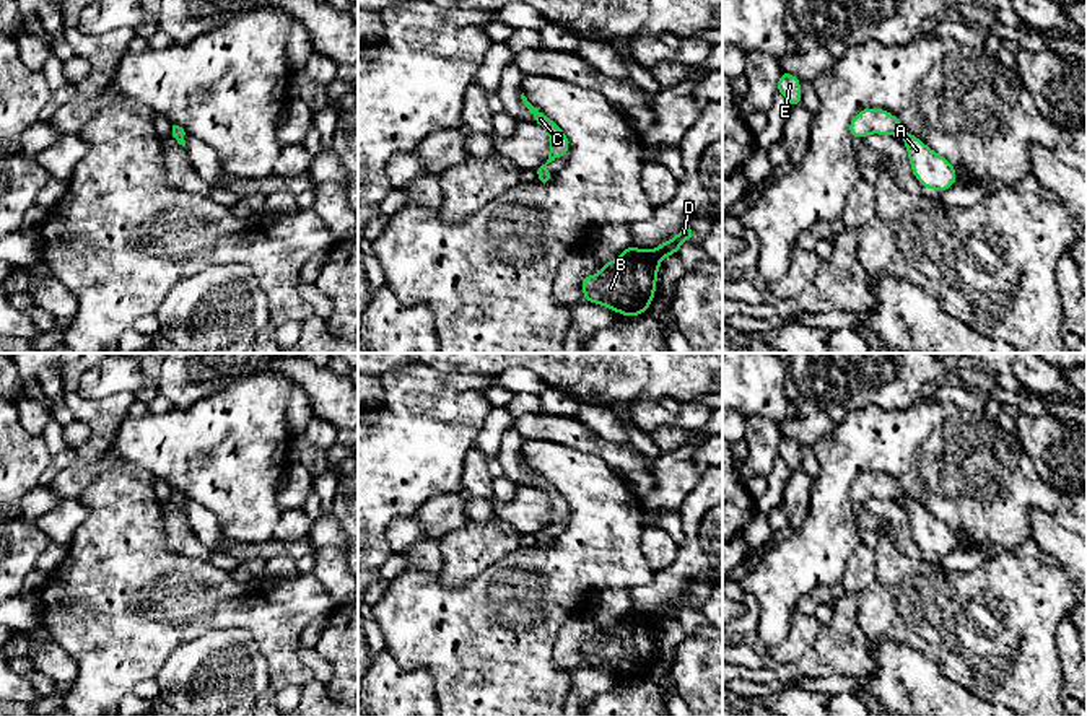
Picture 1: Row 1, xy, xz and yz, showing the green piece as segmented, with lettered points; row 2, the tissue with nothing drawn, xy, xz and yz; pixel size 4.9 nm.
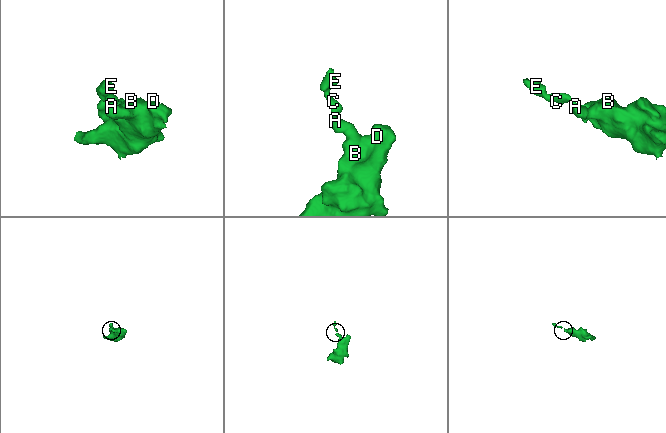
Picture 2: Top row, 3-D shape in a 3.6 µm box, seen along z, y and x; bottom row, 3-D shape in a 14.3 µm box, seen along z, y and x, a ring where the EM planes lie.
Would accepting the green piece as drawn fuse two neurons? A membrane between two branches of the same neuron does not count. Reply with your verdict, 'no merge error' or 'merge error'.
no merge error

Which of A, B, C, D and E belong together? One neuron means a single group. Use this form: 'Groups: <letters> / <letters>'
Groups: A B C D E

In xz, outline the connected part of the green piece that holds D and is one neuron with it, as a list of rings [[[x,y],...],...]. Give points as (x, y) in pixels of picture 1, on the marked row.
[[[685,225],[670,241],[651,251],[640,251],[630,244],[613,262],[600,262],[600,275],[586,275],[581,282],[584,303],[605,308],[633,317],[646,312],[656,293],[656,280],[661,260],[674,255],[692,238],[690,225]]]

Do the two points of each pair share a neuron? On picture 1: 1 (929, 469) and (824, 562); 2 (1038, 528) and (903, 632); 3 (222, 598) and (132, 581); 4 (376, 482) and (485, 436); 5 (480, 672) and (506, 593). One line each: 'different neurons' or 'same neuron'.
1: same neuron
2: different neurons
3: same neuron
4: different neurons
5: same neuron

